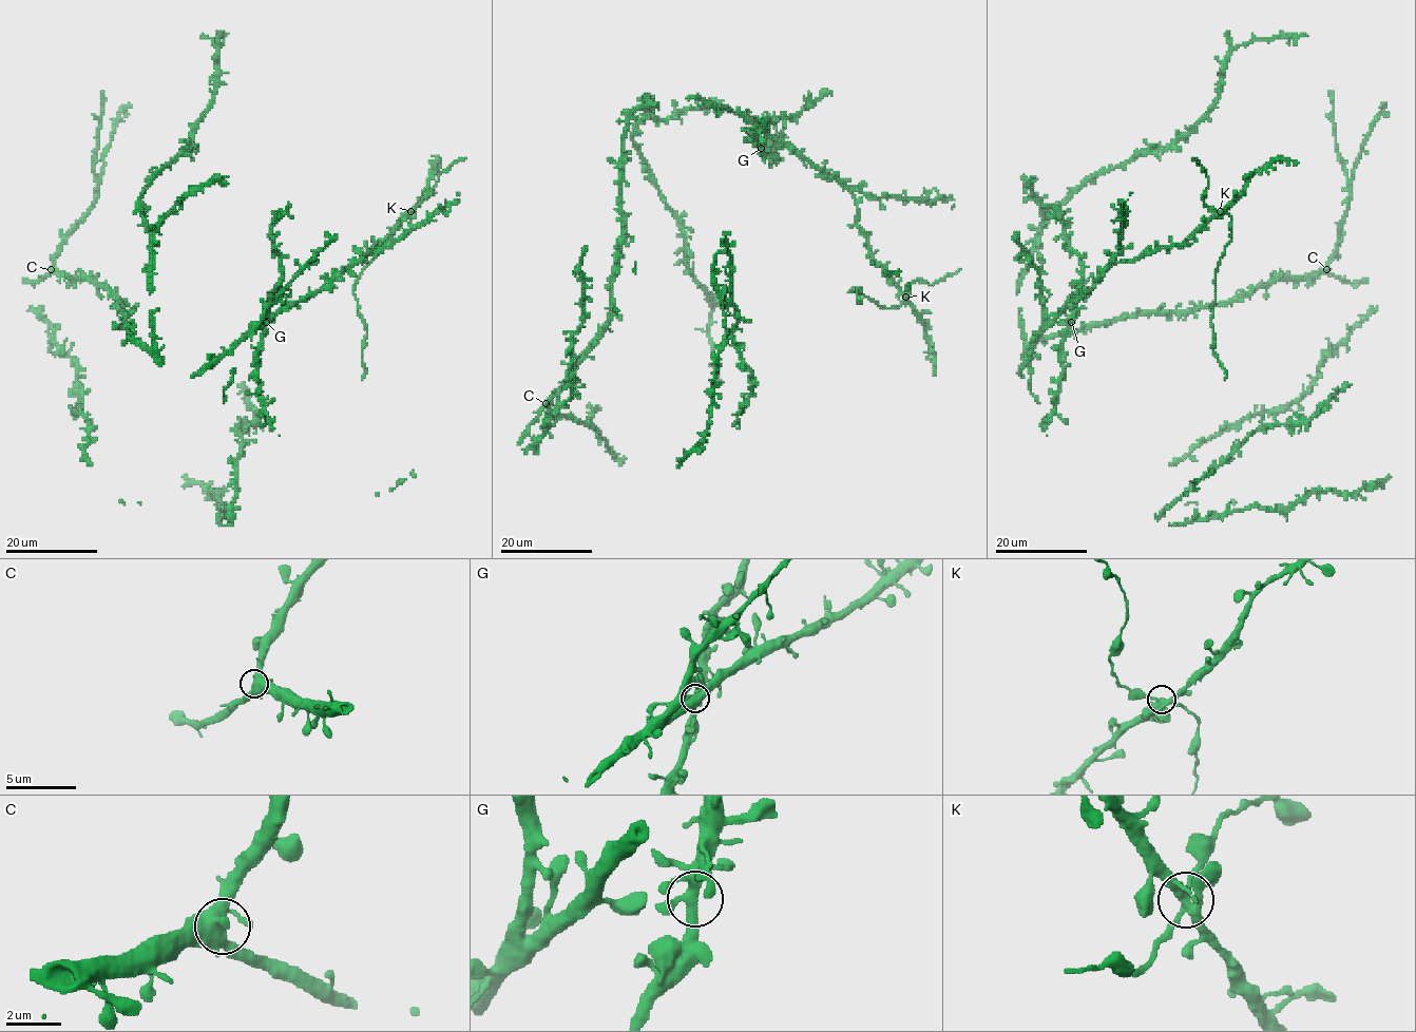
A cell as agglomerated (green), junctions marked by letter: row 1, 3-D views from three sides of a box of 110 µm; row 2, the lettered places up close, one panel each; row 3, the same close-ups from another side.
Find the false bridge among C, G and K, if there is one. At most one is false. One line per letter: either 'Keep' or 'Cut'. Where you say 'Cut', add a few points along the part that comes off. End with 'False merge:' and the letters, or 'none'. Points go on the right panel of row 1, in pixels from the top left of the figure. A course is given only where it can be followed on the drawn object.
C: Keep
G: Keep
K: Keep
False merge: none

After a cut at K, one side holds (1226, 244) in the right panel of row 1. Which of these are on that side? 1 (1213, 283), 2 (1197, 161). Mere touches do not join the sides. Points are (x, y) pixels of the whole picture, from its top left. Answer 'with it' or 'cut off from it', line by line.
1: with it
2: with it

